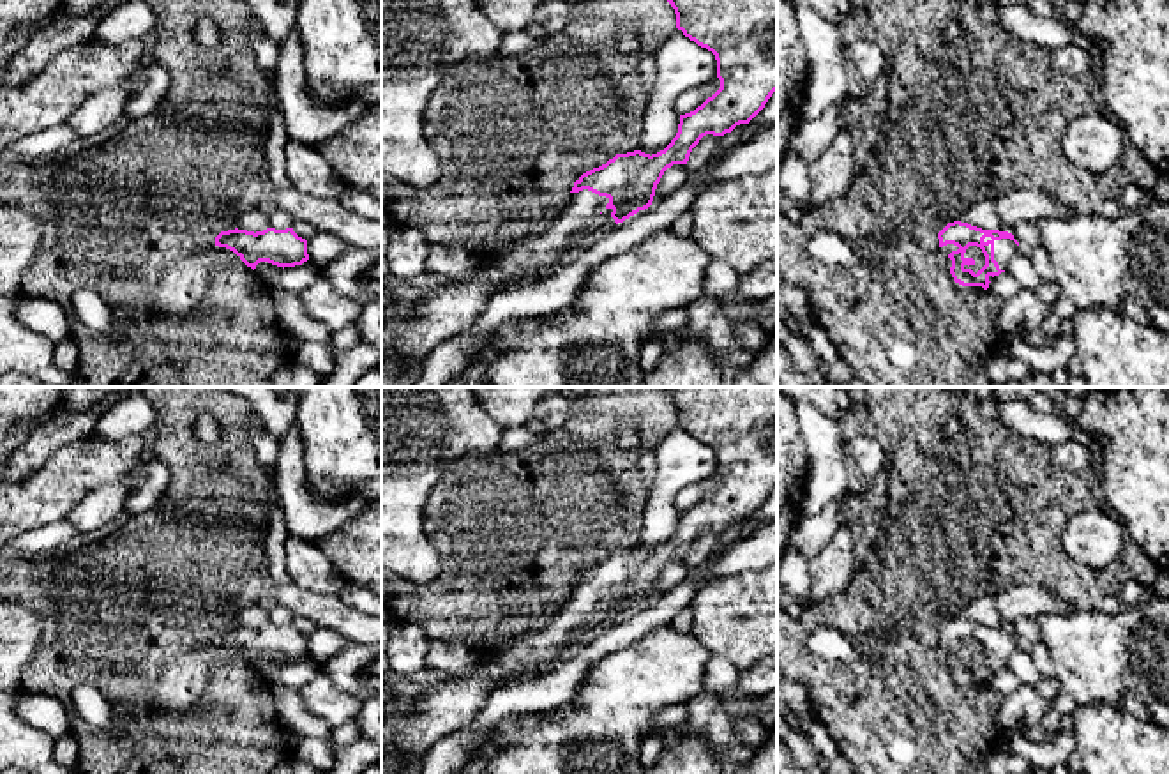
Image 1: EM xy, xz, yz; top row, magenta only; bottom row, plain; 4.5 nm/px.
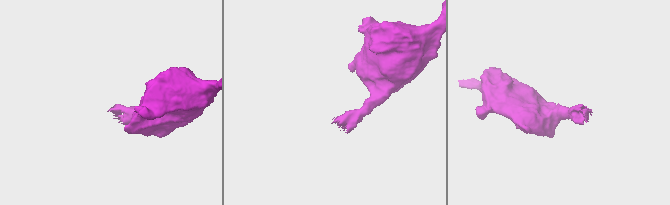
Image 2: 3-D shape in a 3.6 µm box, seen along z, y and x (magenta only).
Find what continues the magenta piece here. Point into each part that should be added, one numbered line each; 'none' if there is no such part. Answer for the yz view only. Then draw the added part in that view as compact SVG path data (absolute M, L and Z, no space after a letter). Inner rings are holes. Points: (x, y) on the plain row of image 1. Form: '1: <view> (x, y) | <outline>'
1: yz (1003, 645) | M1010 634L994 636L994 656L998 657L999 664L1005 666L1010 654L1021 645L1022 643Z
2: yz (943, 658) | M947 640L947 641L943 641L943 643L938 645L936 656L938 656L939 666L947 670L950 680L952 680L957 687L961 687L961 689L975 689L975 687L984 686L982 682L962 682L962 680L959 680L959 679L954 677L954 673L952 673L952 670L950 670L952 656L948 654L948 650L950 650L952 647L957 647L957 645L959 645L959 643L954 641L954 640Z

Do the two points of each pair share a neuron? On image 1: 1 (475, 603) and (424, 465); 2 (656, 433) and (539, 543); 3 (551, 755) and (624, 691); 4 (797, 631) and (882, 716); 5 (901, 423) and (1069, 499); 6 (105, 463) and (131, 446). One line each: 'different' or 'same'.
1: different
2: same
3: same
4: same
5: same
6: same

